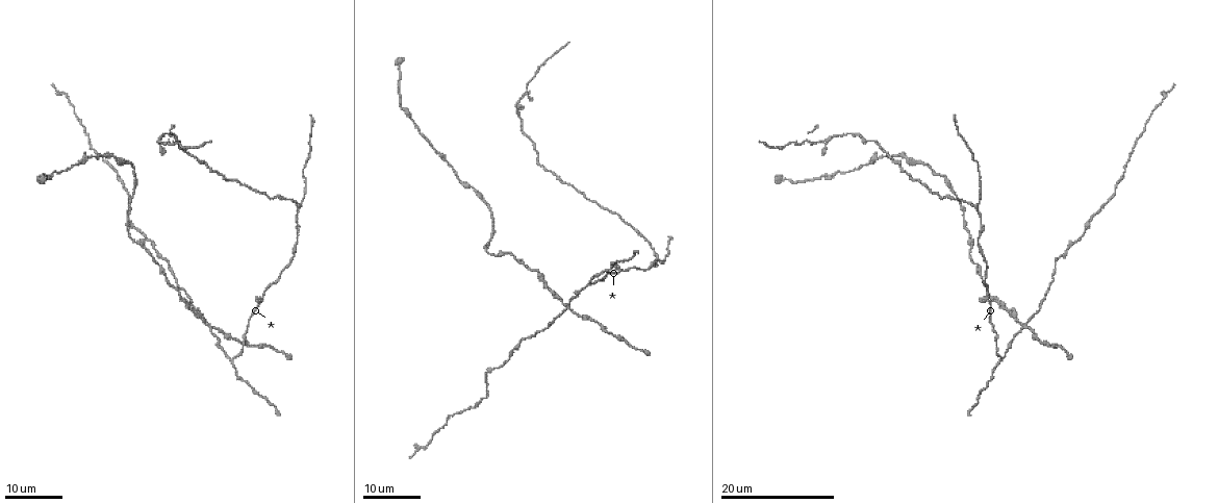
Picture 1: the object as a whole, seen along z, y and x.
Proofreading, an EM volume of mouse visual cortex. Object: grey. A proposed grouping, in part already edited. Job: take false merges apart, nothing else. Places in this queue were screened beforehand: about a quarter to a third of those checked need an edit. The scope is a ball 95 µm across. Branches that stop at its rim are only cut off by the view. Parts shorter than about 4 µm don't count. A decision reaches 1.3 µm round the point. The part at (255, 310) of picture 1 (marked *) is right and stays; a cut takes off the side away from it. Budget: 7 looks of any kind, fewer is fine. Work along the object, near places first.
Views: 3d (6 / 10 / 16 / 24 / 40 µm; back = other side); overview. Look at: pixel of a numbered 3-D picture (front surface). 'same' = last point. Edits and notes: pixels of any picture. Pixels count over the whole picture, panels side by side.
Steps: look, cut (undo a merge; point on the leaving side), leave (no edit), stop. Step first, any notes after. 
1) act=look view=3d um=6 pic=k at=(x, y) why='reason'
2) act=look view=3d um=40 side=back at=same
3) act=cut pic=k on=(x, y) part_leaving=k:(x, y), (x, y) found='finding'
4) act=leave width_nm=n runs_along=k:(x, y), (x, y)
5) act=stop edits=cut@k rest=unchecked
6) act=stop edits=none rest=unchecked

act=look view=3d um=24 pic=1 at=(230, 360) why='two arms in line, one across'

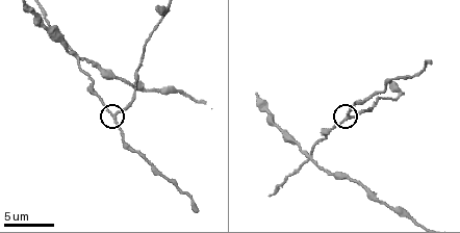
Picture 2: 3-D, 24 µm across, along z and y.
act=look view=3d um=6 pic=2 at=(349, 115) why='closer look'

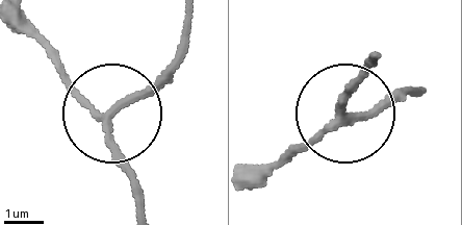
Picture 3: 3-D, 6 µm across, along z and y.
act=leave width_nm=170 runs_along=3:(425, 88), (351, 115), (348, 88), (364, 61) found='continuous, no second cell'

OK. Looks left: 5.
act=look view=3d um=10 pic=2 at=(305, 154) why='looks like a crossing'

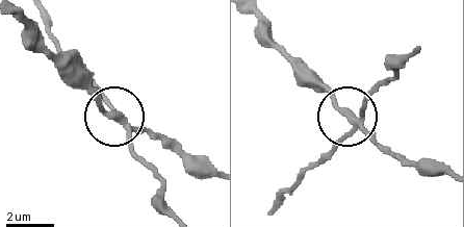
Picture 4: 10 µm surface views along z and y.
act=look view=3d um=6 pic=4 at=(117, 117) why='zoom in'

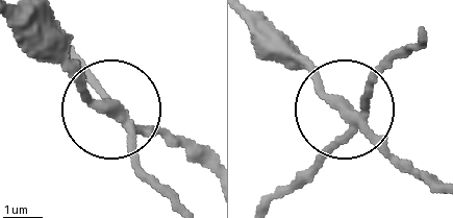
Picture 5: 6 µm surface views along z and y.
act=cut pic=5 on=(83, 91) arms=4 found='two cells meet here'

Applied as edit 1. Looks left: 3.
act=look view=overview why='redraw'

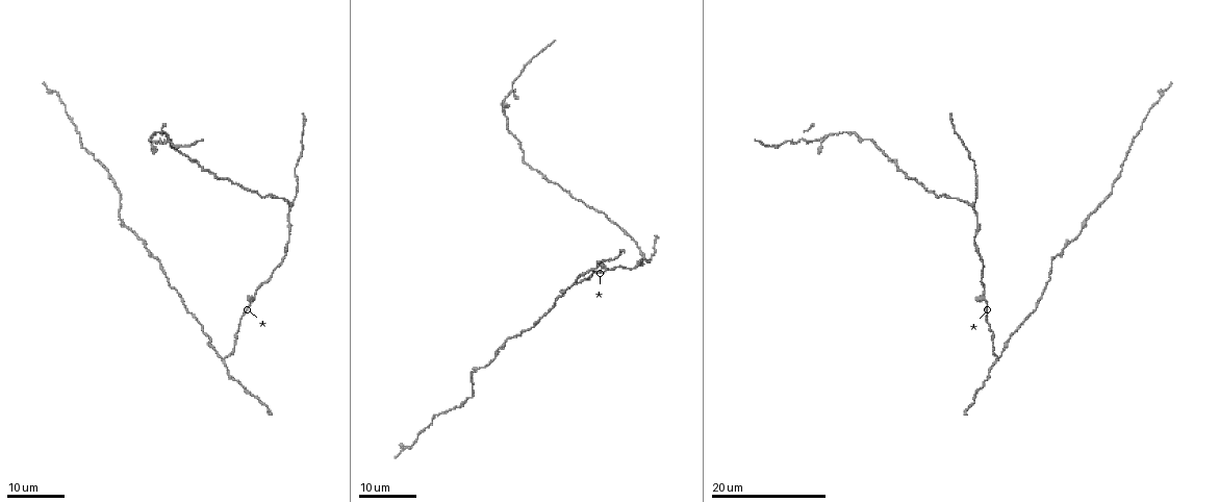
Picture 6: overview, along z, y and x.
act=look view=3d um=24 pic=6 at=(971, 203) why='small branch off a trunk'

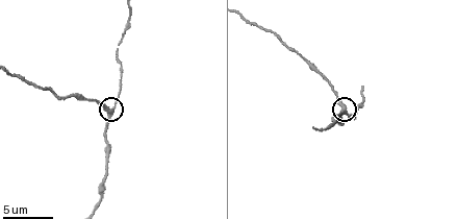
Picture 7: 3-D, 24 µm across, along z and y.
act=look view=3d um=6 pic=7 at=(110, 113)

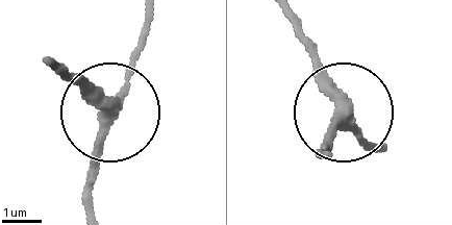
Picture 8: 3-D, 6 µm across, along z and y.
act=leave width_nm=300 found='continuous, no second cell'

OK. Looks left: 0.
act=stop edits=cut@5 rest=unchecked

